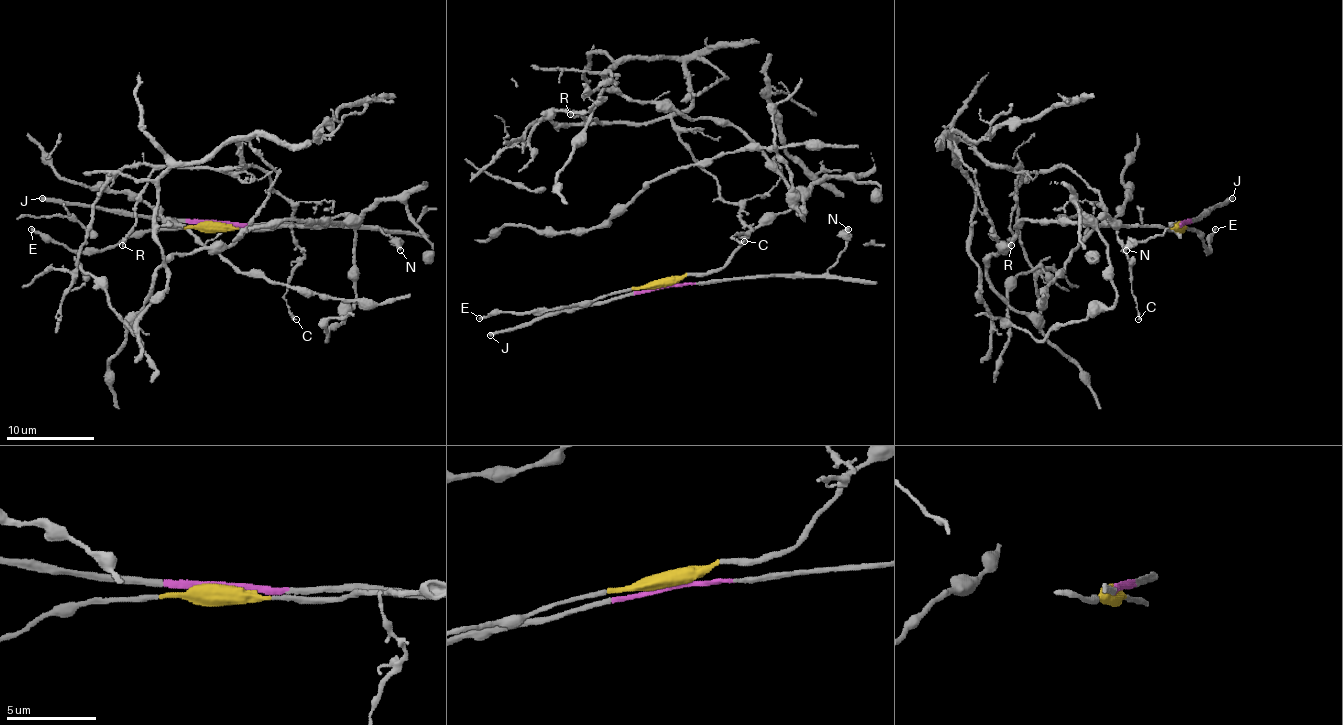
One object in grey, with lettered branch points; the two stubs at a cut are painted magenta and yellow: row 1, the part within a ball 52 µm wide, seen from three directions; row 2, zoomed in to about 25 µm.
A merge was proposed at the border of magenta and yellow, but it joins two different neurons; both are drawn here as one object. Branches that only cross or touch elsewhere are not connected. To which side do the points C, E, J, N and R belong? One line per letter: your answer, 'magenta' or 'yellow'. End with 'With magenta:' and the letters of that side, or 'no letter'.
C: yellow
E: yellow
J: magenta
N: magenta
R: yellow
With magenta: J, N

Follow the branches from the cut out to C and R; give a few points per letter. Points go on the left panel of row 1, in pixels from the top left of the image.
C: (213, 222), (323, 226), (347, 217), (330, 222), (334, 202), (292, 215), (303, 255), (284, 297), (297, 319)
R: (213, 222), (268, 228), (347, 217), (323, 215), (334, 202), (292, 202), (255, 167), (158, 167), (123, 246)

